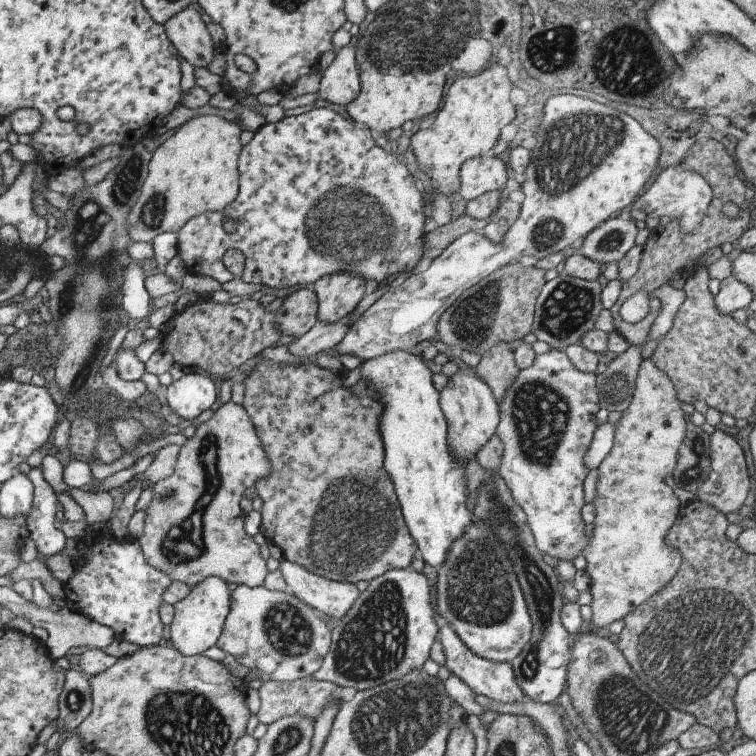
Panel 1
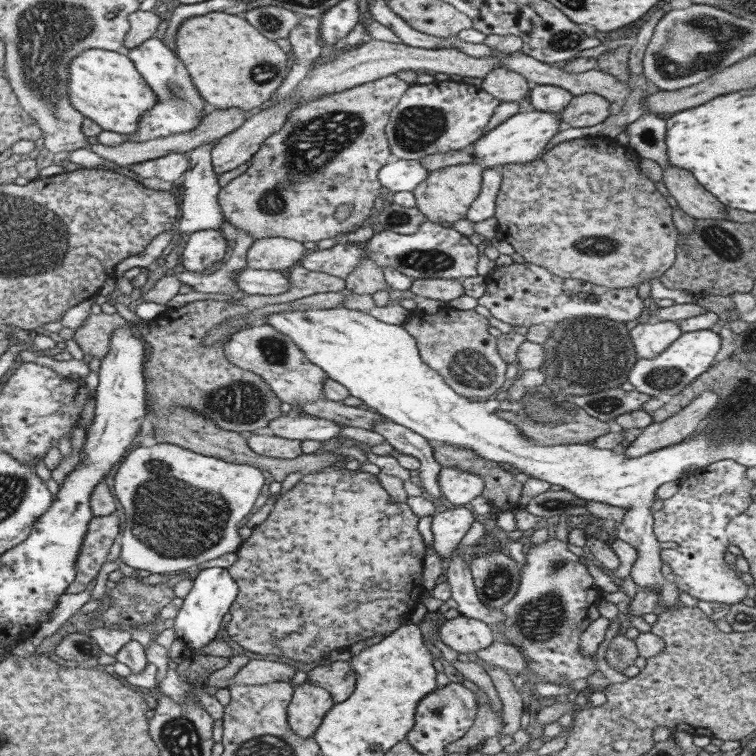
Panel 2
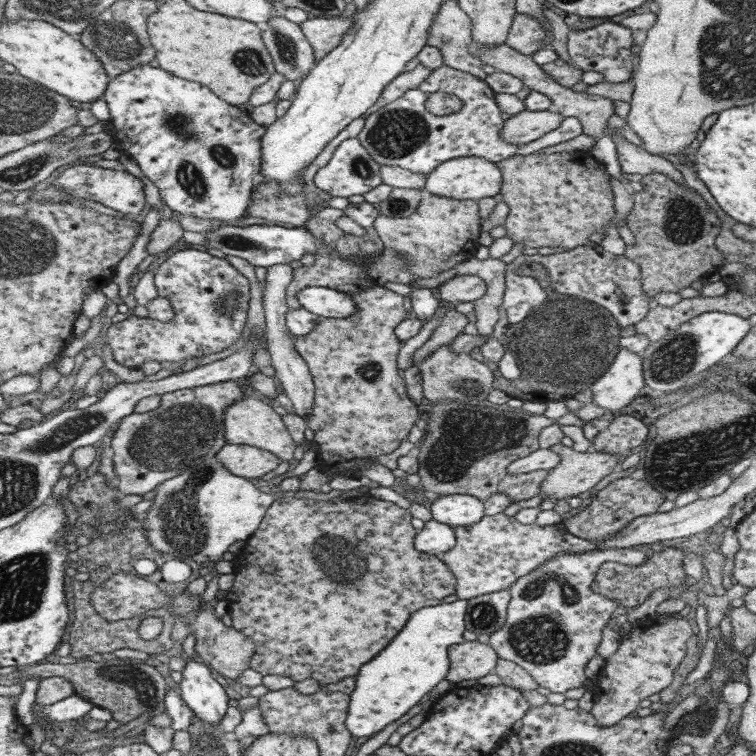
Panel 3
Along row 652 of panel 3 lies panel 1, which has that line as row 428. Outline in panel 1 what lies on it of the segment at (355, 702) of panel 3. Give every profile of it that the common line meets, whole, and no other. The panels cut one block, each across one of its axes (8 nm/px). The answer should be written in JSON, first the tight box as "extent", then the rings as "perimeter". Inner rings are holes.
{"extent":[358,351,472,571],"perimeter":[[[395,351],[363,361],[358,366],[359,379],[367,382],[369,396],[382,404],[378,428],[383,442],[383,466],[393,485],[402,512],[402,519],[421,552],[427,571],[434,571],[443,561],[449,545],[472,525],[472,513],[465,507],[465,465],[457,463],[448,451],[446,420],[439,406],[439,390],[433,384],[433,375],[420,355]]]}

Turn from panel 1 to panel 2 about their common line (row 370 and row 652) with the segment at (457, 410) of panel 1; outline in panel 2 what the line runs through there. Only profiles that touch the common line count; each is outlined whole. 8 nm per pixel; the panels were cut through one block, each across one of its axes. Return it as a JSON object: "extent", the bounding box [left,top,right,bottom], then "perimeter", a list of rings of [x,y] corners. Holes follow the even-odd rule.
{"extent":[438,615,494,656],"perimeter":[[[461,615],[443,622],[438,635],[445,646],[469,656],[494,640],[493,631],[484,622]]]}

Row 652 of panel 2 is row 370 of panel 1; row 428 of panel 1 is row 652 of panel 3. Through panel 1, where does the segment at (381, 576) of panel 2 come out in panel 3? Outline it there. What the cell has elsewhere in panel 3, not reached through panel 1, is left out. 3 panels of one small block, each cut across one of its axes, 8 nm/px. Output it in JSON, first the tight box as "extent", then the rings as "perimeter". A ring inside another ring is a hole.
{"extent":[223,493,454,688],"perimeter":[[[362,493],[360,496],[343,501],[313,500],[313,498],[276,498],[267,508],[264,518],[255,529],[255,532],[248,536],[246,543],[240,553],[235,554],[236,564],[233,565],[233,586],[225,591],[223,596],[227,602],[227,613],[231,616],[231,627],[243,634],[246,634],[254,642],[254,654],[250,659],[250,668],[261,675],[278,674],[287,676],[293,681],[305,679],[316,680],[321,688],[331,682],[339,682],[343,678],[356,676],[359,667],[369,662],[377,652],[381,652],[386,644],[403,628],[409,615],[420,608],[435,606],[441,603],[445,596],[453,594],[454,575],[447,569],[444,562],[433,554],[425,554],[413,548],[415,528],[411,525],[409,510],[403,510],[391,502],[375,500],[370,494]],[[314,586],[337,586],[335,590],[323,590],[327,592],[327,600],[314,602]]]}

